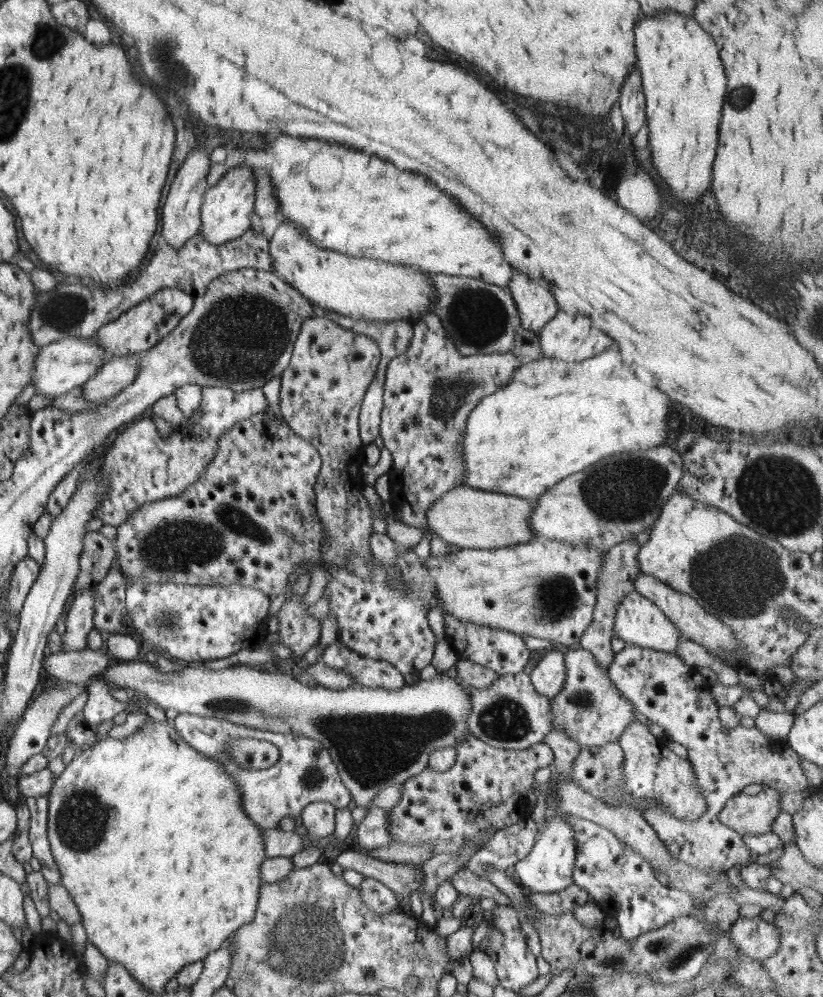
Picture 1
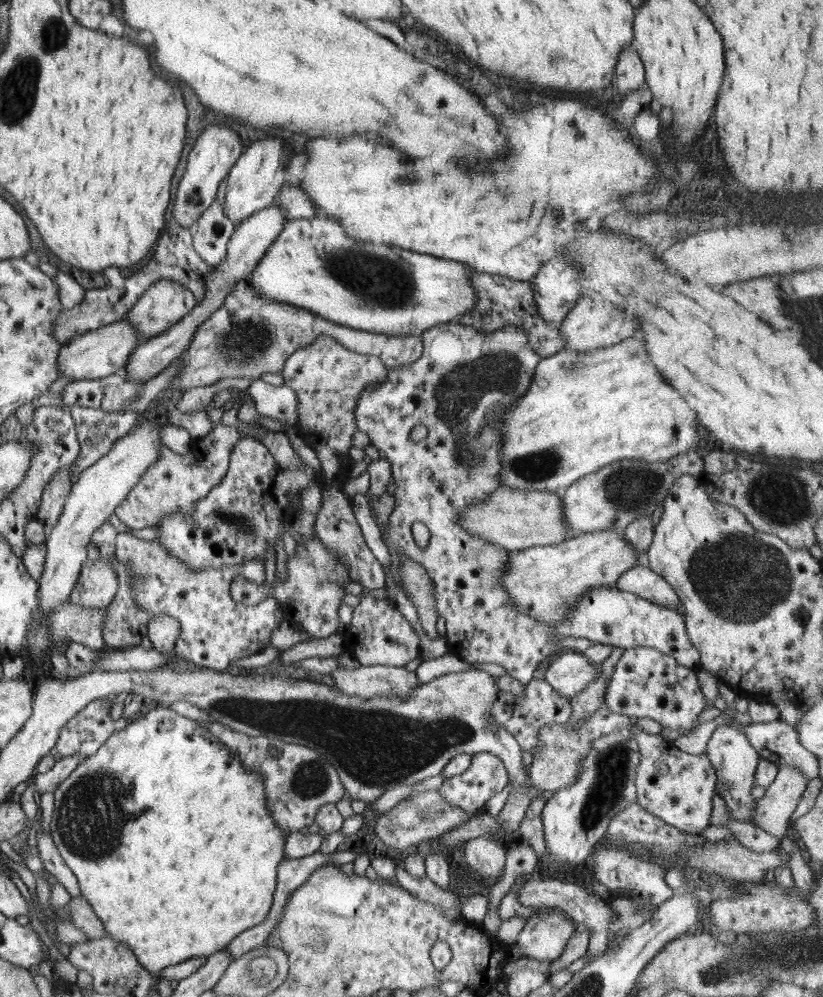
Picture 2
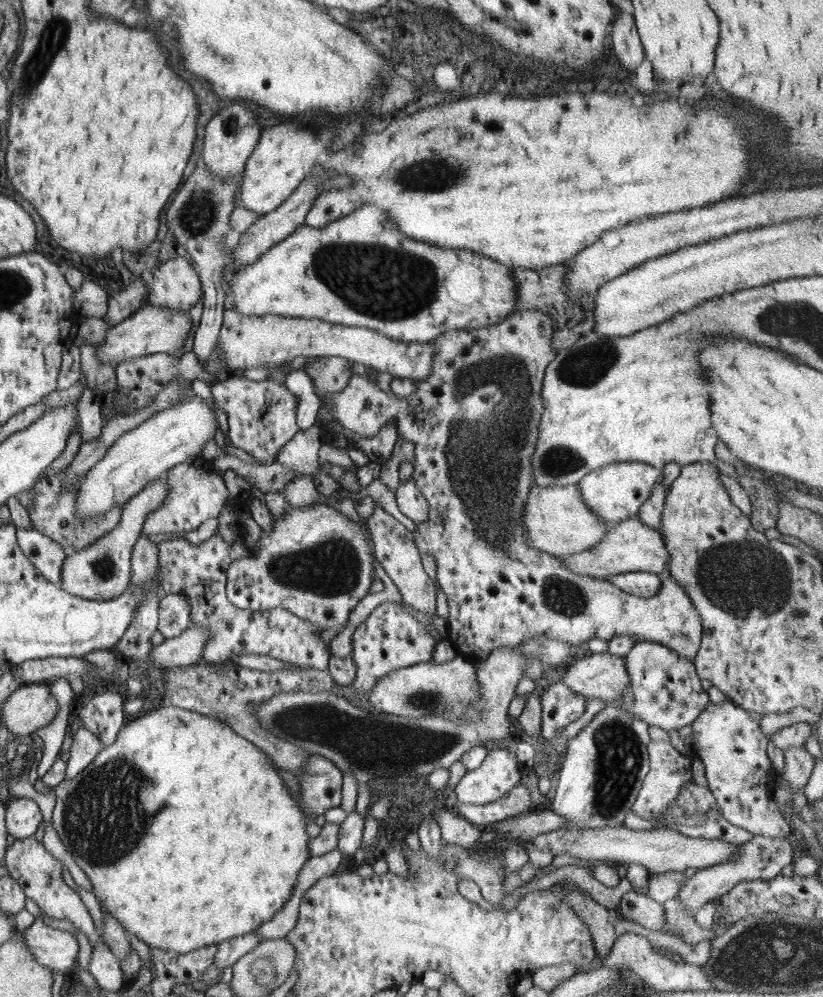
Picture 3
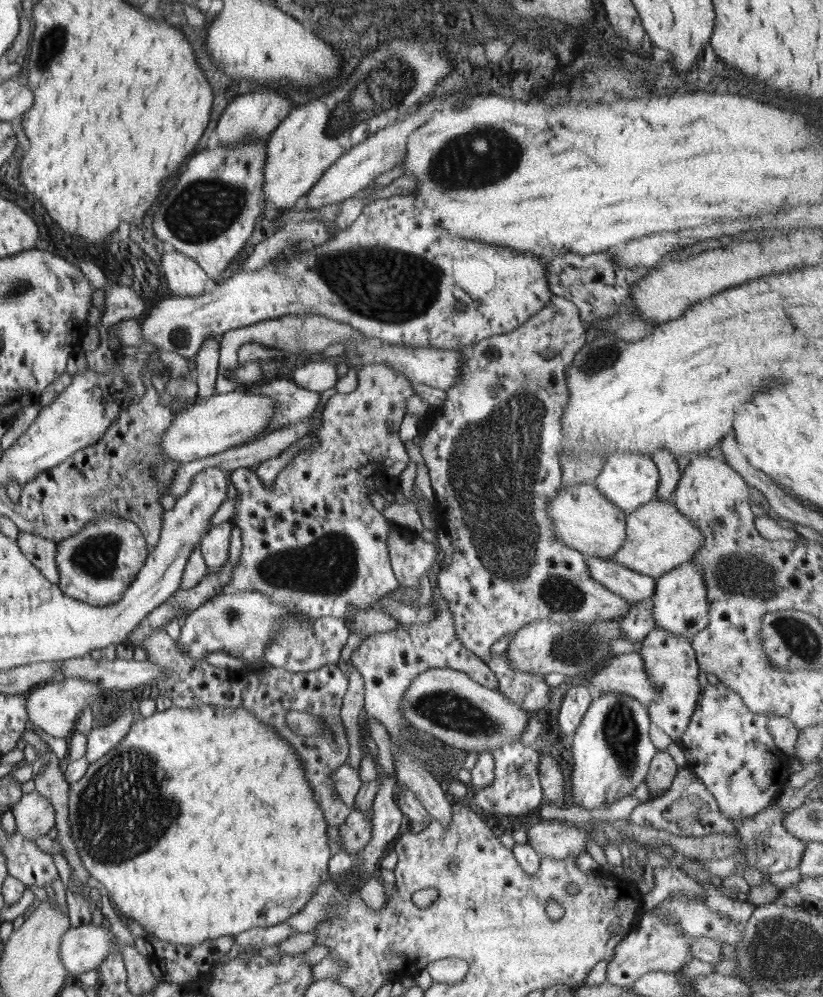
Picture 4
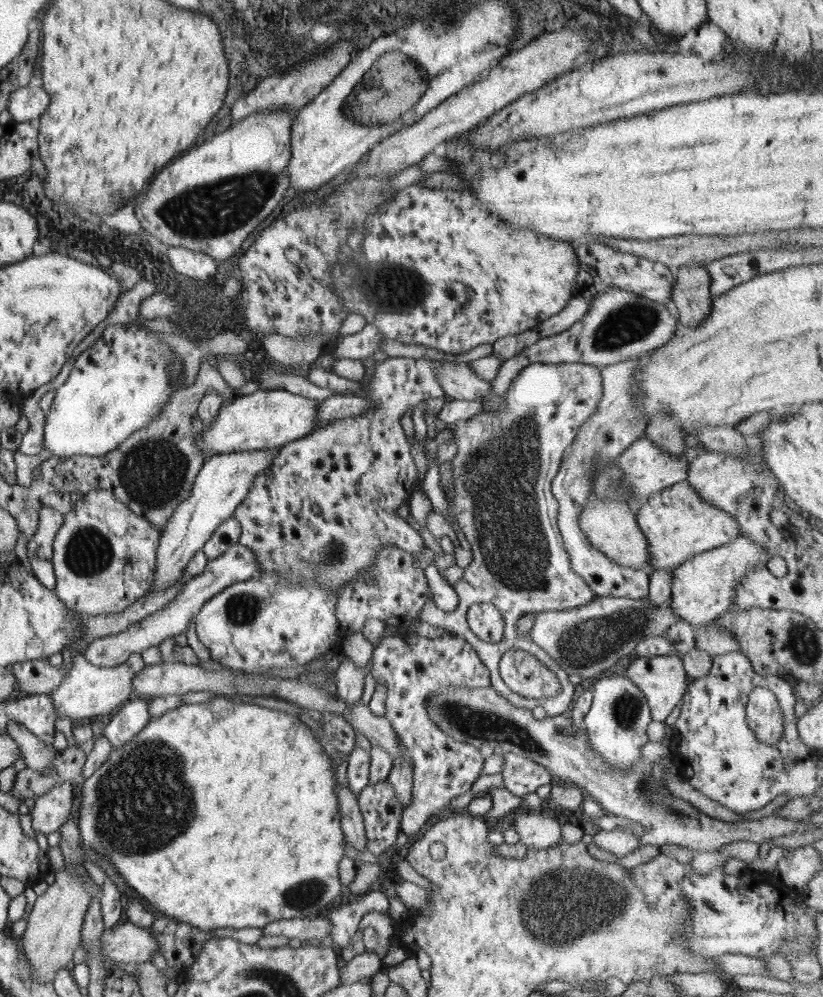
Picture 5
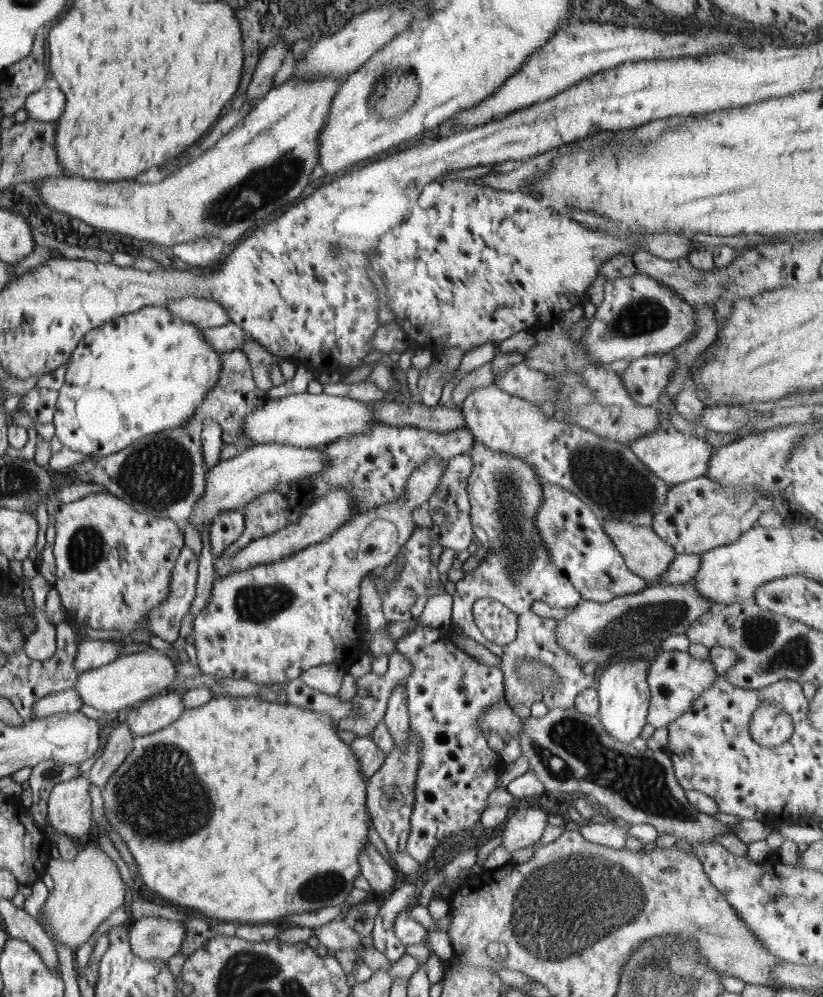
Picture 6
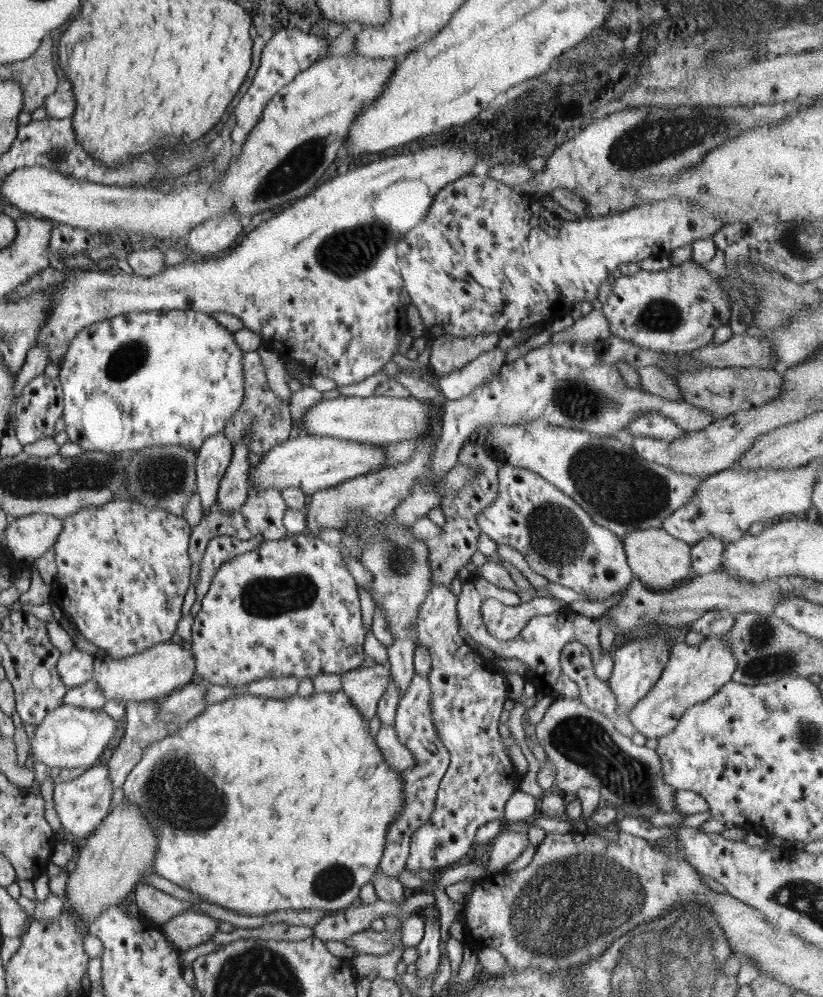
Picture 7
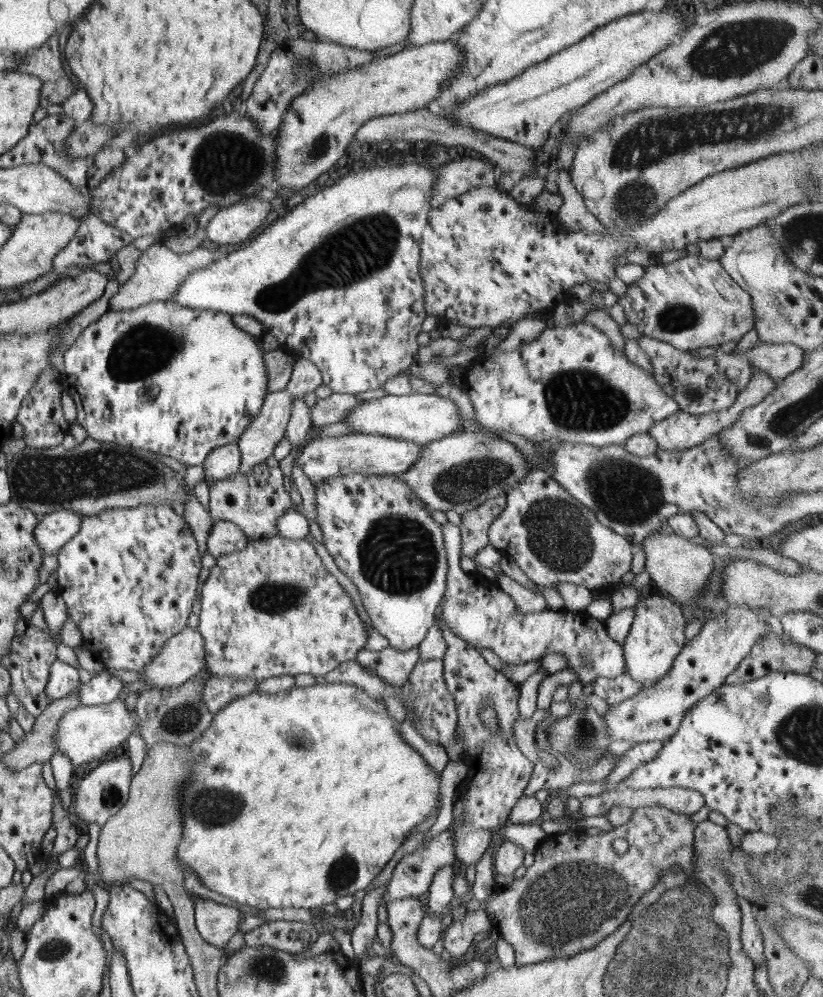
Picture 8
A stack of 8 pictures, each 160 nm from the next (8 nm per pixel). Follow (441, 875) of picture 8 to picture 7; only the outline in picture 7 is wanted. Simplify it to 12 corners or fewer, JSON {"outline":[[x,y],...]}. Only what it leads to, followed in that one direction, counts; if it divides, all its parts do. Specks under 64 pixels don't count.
{"outline":[[425,918],[416,946],[416,976],[437,970],[441,952],[440,921]]}

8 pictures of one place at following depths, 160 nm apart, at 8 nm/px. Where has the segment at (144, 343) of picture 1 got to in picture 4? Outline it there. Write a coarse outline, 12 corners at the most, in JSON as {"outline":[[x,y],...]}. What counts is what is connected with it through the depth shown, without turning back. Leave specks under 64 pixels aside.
{"outline":[[164,252],[169,296],[195,297],[211,286],[184,253]]}

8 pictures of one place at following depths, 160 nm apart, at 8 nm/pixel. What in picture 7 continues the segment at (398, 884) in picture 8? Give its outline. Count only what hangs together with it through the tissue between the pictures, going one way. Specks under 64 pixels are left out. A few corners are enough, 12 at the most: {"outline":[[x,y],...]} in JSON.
{"outline":[[432,588],[416,619],[450,762],[405,870],[458,864],[519,774],[498,733],[506,673]]}

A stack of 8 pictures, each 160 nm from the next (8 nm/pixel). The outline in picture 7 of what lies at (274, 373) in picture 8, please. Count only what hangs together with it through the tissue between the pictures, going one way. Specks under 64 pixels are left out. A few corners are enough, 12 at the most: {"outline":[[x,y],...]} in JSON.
{"outline":[[257,350],[243,353],[243,403],[224,432],[266,454],[292,433]]}

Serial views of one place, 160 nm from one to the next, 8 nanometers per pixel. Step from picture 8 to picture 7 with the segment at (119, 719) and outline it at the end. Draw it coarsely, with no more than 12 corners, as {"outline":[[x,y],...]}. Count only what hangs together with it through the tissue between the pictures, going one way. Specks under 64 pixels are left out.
{"outline":[[60,706],[29,728],[34,762],[96,765],[118,722]]}

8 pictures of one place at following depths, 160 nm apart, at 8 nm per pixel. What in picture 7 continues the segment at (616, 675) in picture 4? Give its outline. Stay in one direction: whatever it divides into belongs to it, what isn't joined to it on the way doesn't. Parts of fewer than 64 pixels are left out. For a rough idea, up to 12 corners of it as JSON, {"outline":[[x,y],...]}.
{"outline":[[721,636],[672,646],[656,684],[630,712],[646,738],[670,734],[732,681]]}

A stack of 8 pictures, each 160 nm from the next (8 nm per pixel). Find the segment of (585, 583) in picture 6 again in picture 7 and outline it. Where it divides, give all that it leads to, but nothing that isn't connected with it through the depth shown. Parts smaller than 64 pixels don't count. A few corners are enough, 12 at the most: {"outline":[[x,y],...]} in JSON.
{"outline":[[504,464],[477,516],[530,570],[594,602],[634,574],[623,539]]}

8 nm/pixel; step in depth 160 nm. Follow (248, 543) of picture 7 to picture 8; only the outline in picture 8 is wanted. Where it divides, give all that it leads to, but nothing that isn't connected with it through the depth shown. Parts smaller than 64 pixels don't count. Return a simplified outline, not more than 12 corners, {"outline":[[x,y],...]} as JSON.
{"outline":[[223,520],[213,524],[207,552],[217,560],[246,548],[245,532]]}

